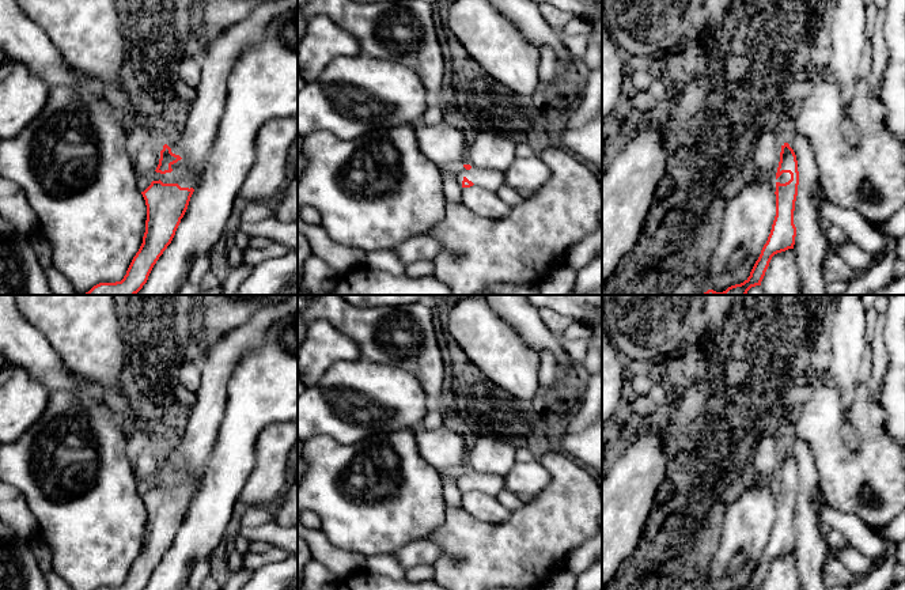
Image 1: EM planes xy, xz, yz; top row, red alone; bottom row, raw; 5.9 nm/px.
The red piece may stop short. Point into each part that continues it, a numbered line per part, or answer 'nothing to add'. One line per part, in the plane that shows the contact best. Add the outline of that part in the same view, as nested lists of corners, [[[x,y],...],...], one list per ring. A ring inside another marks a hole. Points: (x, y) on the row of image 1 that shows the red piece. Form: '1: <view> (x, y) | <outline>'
1: xy (194, 137) | [[[274,0],[260,4],[241,23],[221,31],[204,46],[201,80],[193,103],[183,109],[177,133],[166,143],[182,159],[171,164],[173,171],[154,171],[152,181],[193,188],[196,170],[205,164],[215,143],[227,98],[227,82],[238,58],[266,33],[268,24],[279,15],[298,8],[298,0]]]

